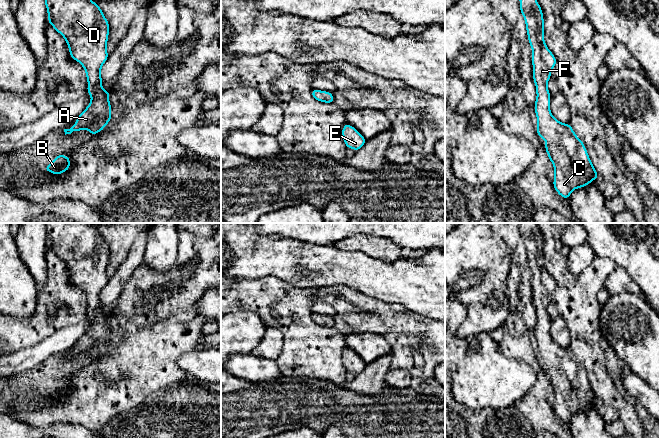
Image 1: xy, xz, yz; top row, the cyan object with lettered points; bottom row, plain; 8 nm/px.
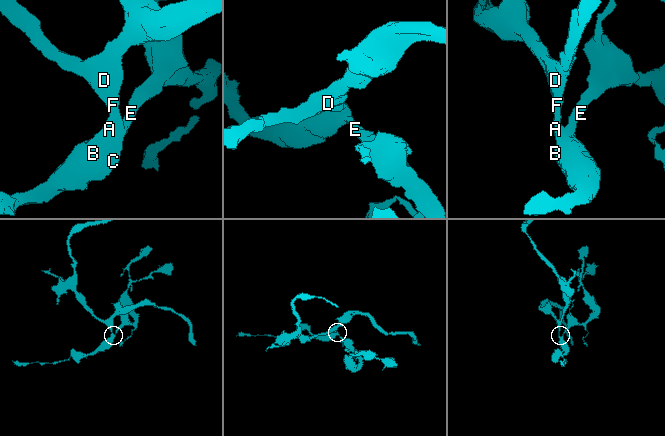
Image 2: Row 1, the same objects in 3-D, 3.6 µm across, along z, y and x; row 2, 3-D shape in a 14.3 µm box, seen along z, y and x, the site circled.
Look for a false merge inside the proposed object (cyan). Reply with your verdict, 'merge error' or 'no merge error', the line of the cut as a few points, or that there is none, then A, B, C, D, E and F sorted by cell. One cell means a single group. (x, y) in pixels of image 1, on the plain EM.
no merge error | no cut | A B C D E F

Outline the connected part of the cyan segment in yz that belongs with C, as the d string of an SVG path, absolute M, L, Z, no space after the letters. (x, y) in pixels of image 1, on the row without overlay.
M519 223L524 240L528 265L532 272L533 304L537 322L534 333L537 341L537 359L545 366L548 382L554 390L553 411L568 424L576 412L583 412L599 400L592 389L584 367L576 360L572 350L561 347L550 335L551 318L547 306L557 287L544 265L543 236L536 223Z

